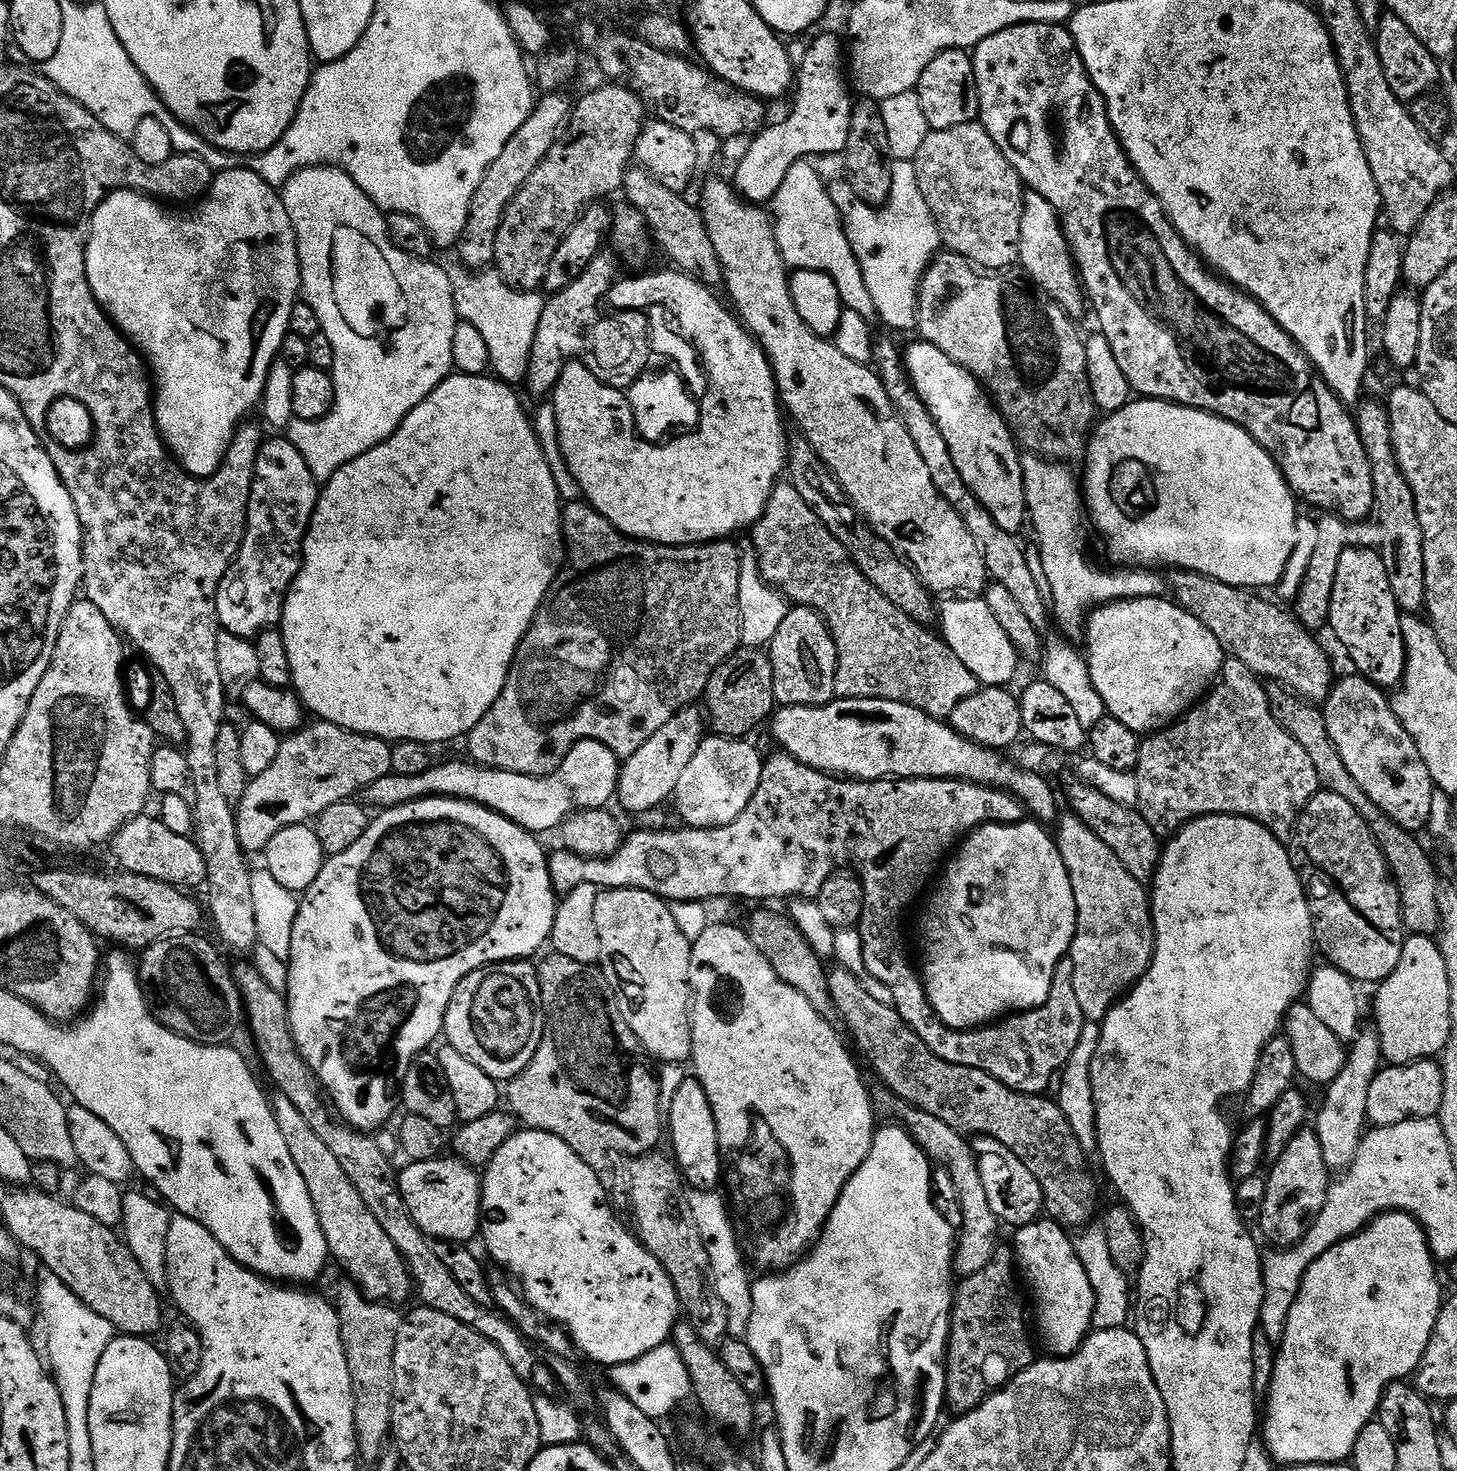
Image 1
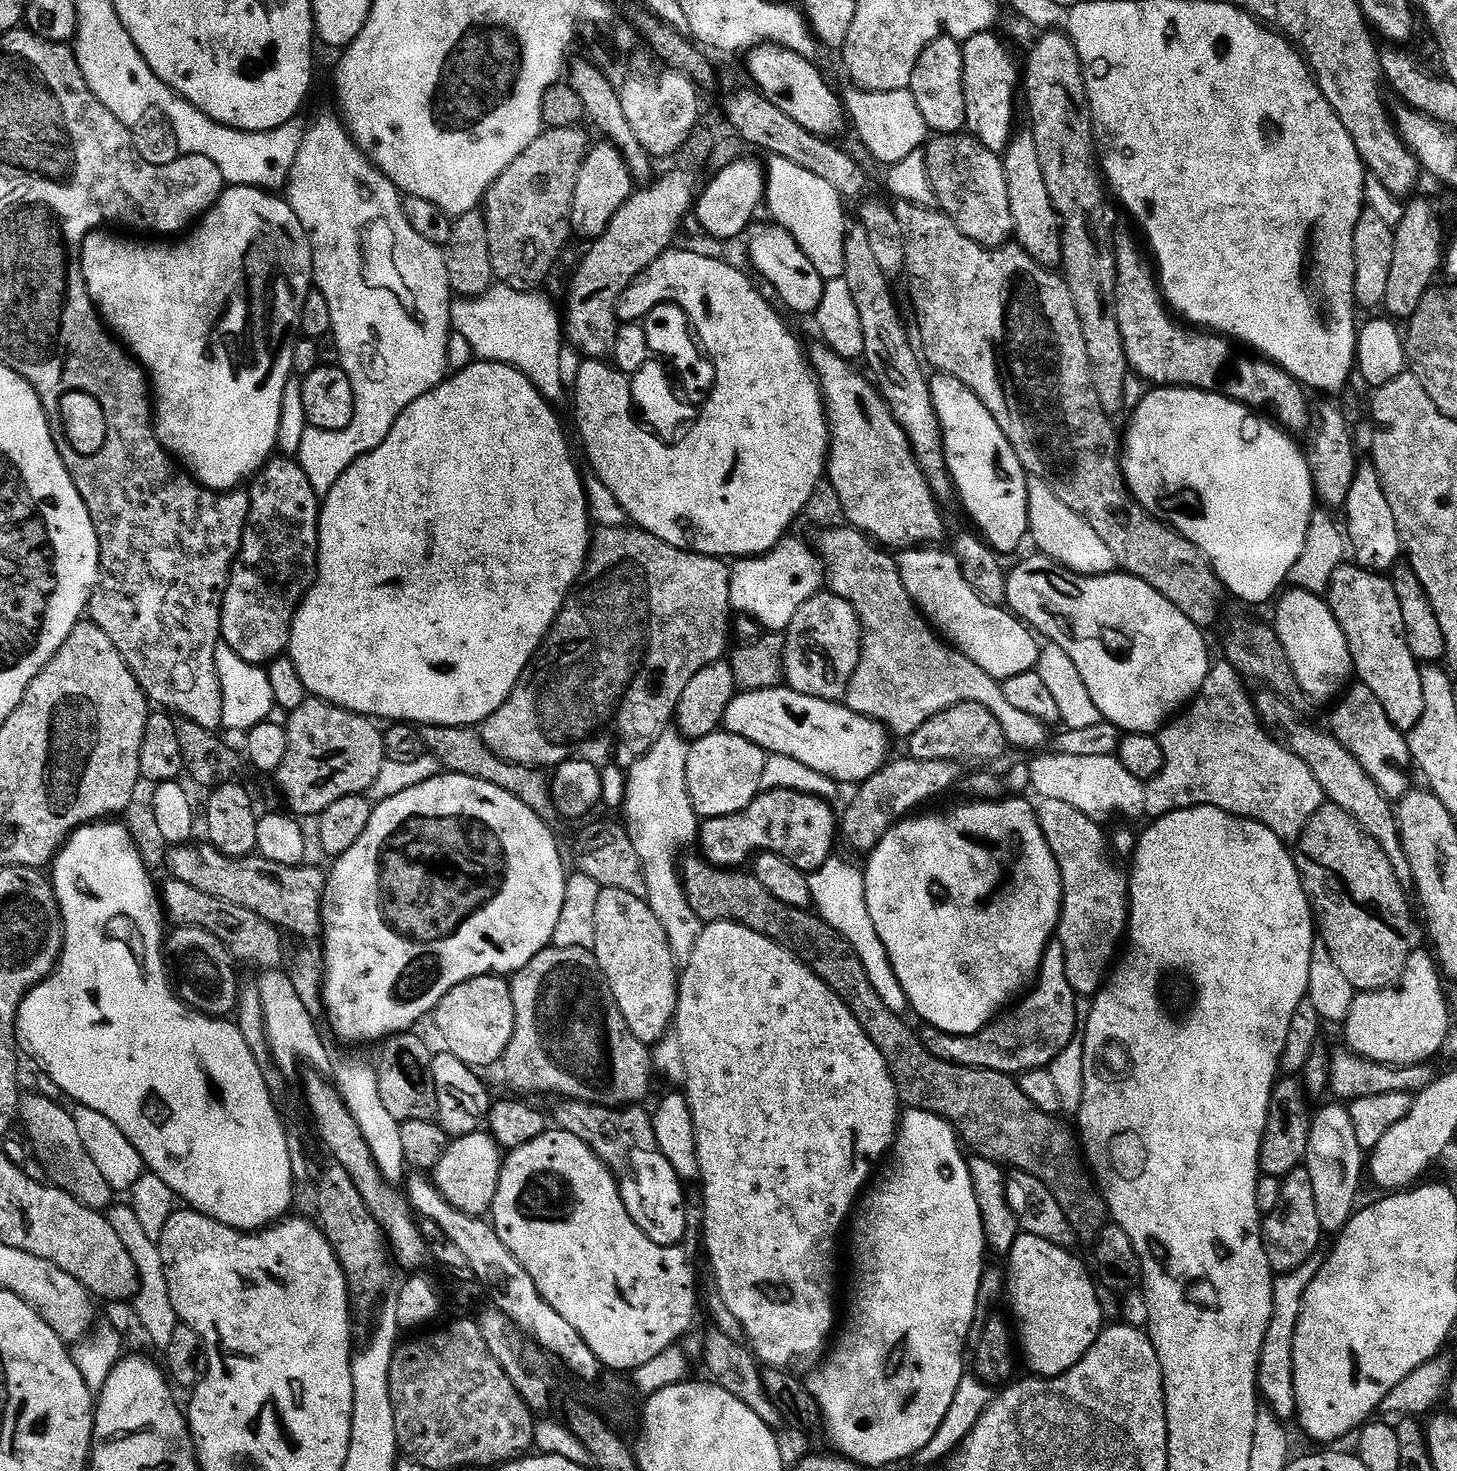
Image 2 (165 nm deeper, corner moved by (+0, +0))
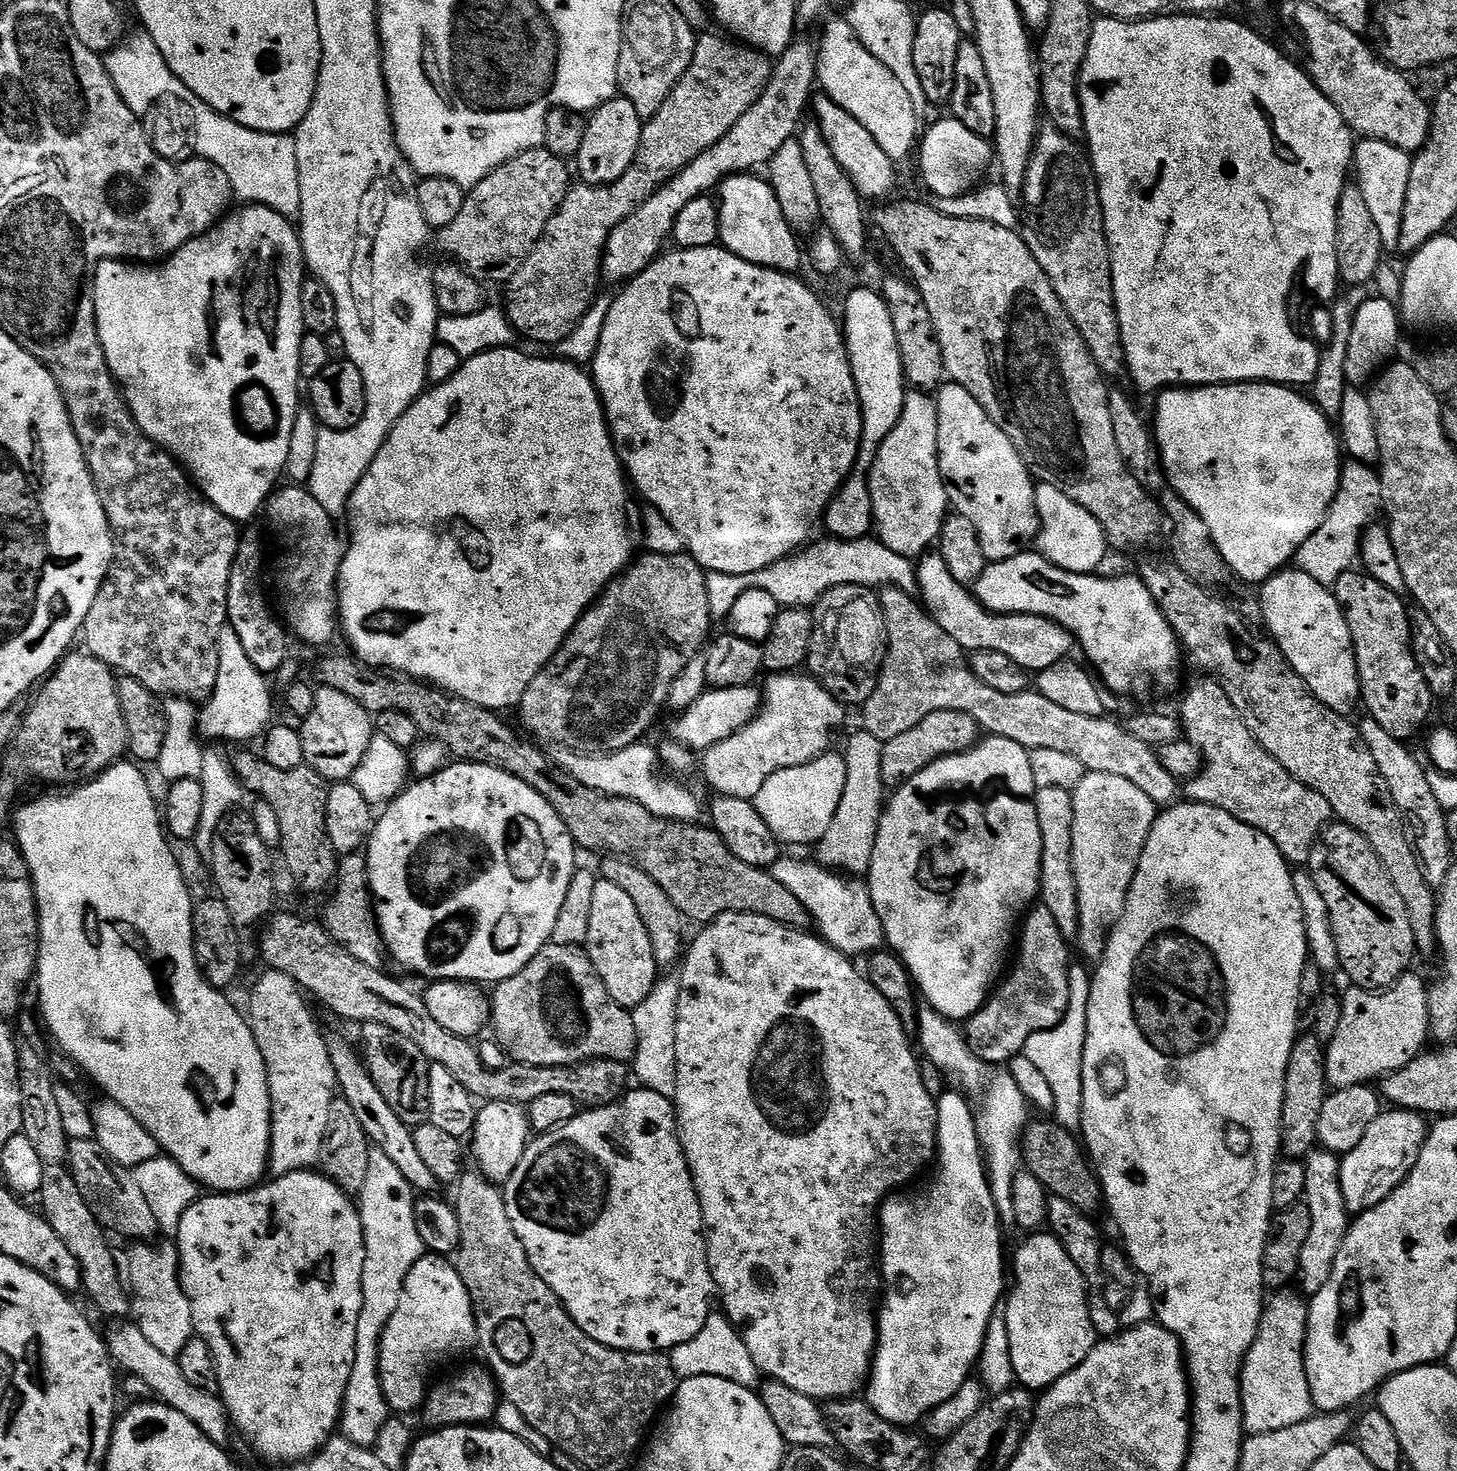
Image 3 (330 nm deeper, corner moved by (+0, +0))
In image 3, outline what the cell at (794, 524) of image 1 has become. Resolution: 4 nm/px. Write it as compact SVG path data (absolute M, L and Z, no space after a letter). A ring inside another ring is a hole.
M885 588L879 593L886 651L874 694L862 705L863 731L883 742L906 734L906 730L918 726L922 718L938 714L938 710L958 710L974 718L988 736L1010 738L1010 742L1018 742L1018 746L1032 752L1050 750L1070 754L1070 758L1078 758L1089 772L1126 778L1157 806L1171 805L1179 797L1179 781L1161 766L1159 753L1128 733L1123 723L1115 724L1112 721L1115 719L1104 716L1074 714L1074 710L1055 705L1035 690L1014 695L998 694L998 690L980 684L958 642L943 632L927 611L912 599L909 593L897 588Z

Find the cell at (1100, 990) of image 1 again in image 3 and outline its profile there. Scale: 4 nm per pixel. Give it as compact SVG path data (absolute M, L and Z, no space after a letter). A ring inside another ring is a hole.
M1058 786L1037 788L1034 803L1038 816L1038 830L1041 831L1042 852L1038 900L1042 907L1054 914L1054 922L1058 922L1058 930L1062 930L1064 937L1072 938L1080 931L1080 918L1076 910L1076 883L1072 873L1072 793L1069 789Z

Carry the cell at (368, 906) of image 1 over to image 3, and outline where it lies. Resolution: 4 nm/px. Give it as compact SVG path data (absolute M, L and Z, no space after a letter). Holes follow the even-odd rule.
M452 762L433 776L426 776L415 782L417 784L411 783L405 787L403 792L379 813L366 845L368 891L375 901L374 920L378 925L383 947L387 955L391 959L393 956L406 971L424 972L425 981L428 982L458 980L475 982L480 986L501 984L503 980L509 980L514 974L521 972L551 941L554 925L558 923L558 914L562 914L562 902L566 902L566 890L570 890L570 882L578 871L577 846L550 802L546 802L542 794L526 786L526 782L514 778L501 768Z

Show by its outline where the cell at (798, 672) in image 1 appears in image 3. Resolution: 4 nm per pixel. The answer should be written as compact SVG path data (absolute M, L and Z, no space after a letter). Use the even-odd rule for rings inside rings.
M838 586L829 590L814 608L821 616L812 629L807 671L839 704L864 705L874 694L886 651L884 617L877 597L867 588Z

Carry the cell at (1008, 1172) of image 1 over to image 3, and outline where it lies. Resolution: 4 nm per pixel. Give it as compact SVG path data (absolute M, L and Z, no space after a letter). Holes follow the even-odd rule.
M1052 1196L1049 1199L1046 1224L1051 1235L1055 1236L1056 1241L1066 1250L1066 1254L1070 1254L1070 1262L1074 1262L1074 1266L1078 1266L1084 1283L1088 1286L1088 1314L1091 1326L1095 1328L1099 1337L1111 1338L1121 1331L1122 1325L1119 1320L1121 1317L1106 1305L1104 1274L1100 1267L1100 1259L1104 1253L1105 1245L1100 1244L1100 1232L1092 1220L1095 1219L1089 1213L1070 1206L1070 1202L1066 1202L1062 1198Z

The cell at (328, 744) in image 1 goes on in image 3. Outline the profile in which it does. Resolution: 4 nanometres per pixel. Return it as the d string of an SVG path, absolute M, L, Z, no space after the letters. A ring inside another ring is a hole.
M317 687L314 710L310 710L298 731L305 765L326 782L348 782L366 757L374 735L374 720L365 708L354 702L354 698L346 698L346 694L338 690Z

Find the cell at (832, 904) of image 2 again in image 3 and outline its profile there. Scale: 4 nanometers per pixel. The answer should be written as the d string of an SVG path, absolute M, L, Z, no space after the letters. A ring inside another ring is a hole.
M857 730L849 738L848 745L842 749L846 764L846 788L842 790L842 800L838 802L834 822L830 822L830 830L826 830L814 848L815 859L825 868L852 878L863 877L867 873L874 854L874 842L886 804L886 789L882 782L883 749L881 740L863 730Z

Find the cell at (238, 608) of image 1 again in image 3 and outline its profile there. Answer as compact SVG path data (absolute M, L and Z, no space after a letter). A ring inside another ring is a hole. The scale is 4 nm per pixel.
M245 531L240 537L236 551L236 561L228 583L228 623L227 627L238 634L243 649L250 662L262 673L273 674L279 670L284 660L289 659L289 633L285 625L272 613L270 605L264 601L264 592L260 589L260 567L264 564L264 548L260 545L260 536L256 532Z

